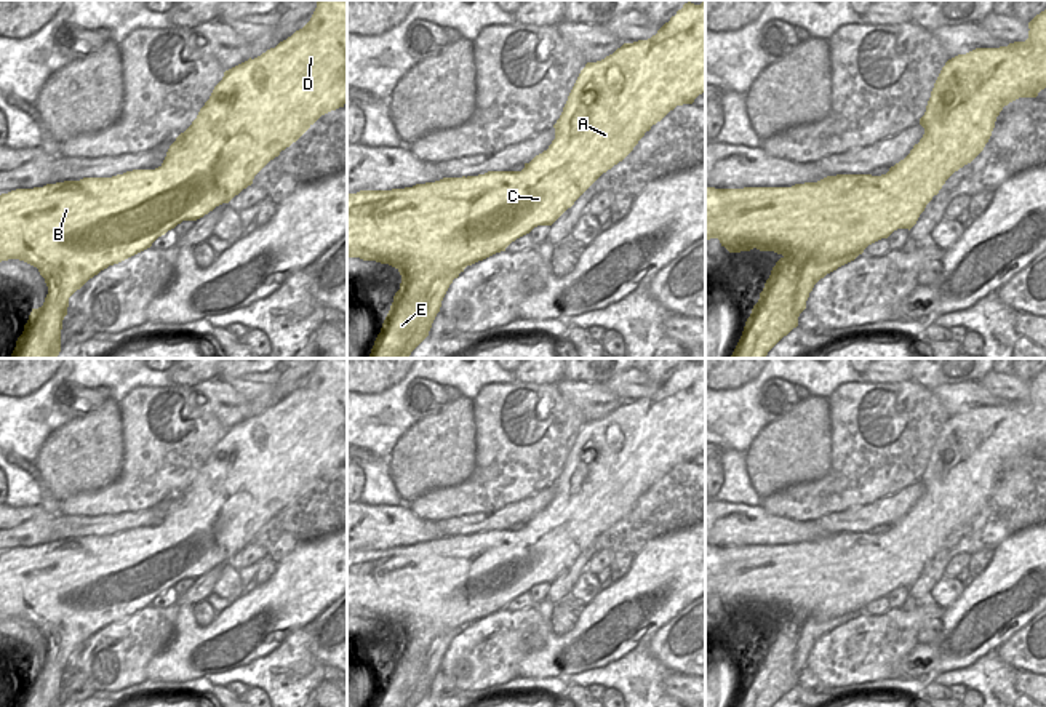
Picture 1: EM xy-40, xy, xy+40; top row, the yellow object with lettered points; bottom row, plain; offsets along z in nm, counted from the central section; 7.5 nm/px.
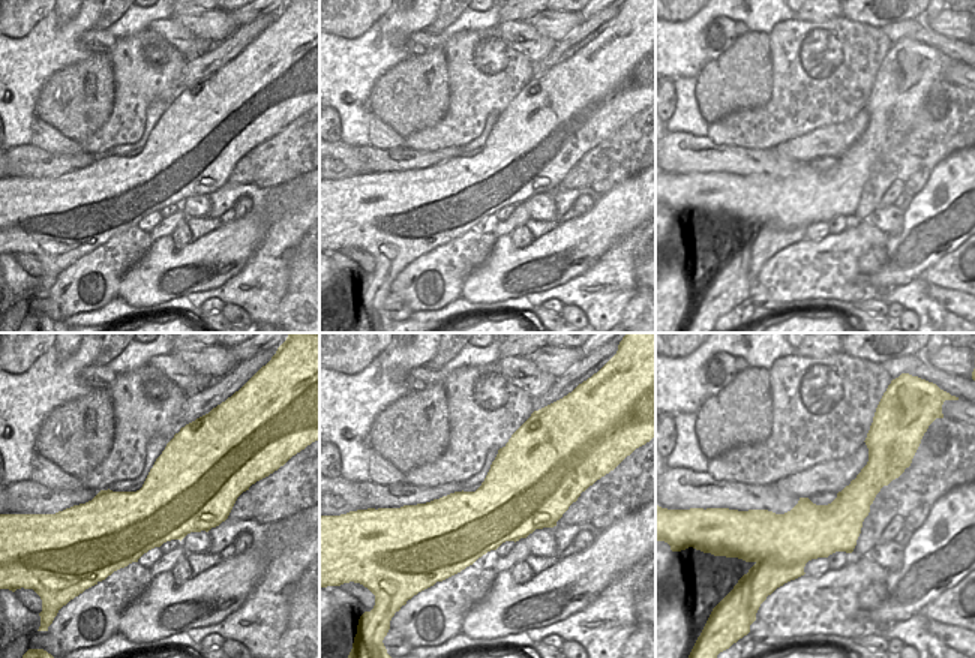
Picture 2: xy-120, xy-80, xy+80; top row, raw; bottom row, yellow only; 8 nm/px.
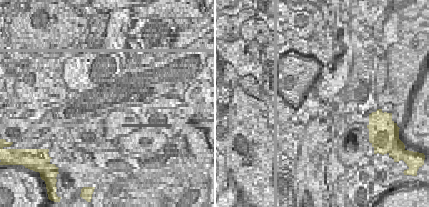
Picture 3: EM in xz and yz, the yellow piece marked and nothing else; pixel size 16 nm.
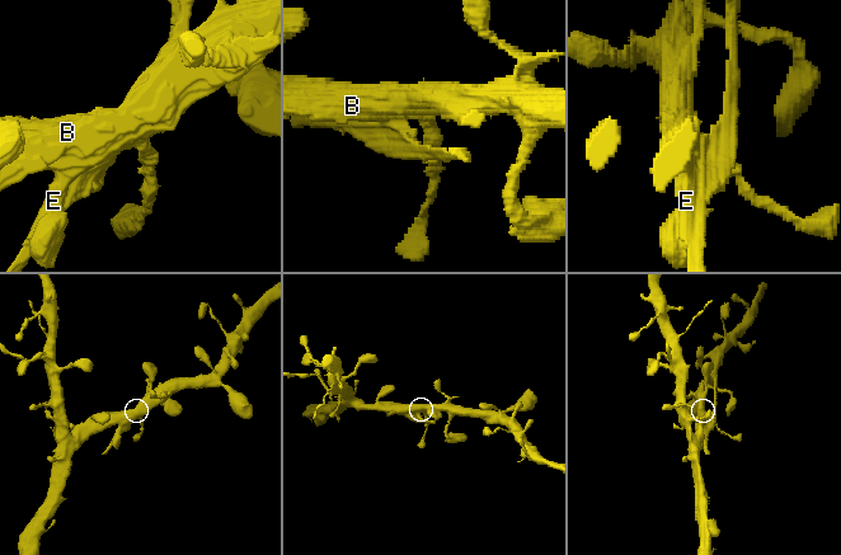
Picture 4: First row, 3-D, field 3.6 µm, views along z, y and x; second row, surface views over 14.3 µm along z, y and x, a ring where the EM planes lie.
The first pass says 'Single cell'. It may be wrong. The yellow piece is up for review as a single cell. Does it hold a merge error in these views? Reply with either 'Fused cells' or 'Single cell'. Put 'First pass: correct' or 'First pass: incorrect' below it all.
Fused cells.
First pass: incorrect

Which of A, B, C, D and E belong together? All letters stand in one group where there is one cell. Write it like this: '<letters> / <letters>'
A B C D / E

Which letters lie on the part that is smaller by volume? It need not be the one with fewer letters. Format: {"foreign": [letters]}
{"foreign": ["E"]}

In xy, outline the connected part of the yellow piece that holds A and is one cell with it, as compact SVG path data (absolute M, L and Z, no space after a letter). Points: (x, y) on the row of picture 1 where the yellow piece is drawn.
M705 0L685 3L648 40L624 43L581 70L547 150L521 171L488 171L443 178L392 190L347 194L347 258L389 264L398 272L419 259L440 266L472 266L537 226L552 226L608 170L622 162L677 106L705 93Z

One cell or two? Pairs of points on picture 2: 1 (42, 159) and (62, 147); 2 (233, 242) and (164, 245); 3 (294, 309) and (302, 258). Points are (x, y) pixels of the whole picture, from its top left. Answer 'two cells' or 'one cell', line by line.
1: two cells
2: one cell
3: one cell

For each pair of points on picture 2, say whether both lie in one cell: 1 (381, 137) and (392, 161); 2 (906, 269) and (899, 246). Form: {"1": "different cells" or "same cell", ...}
{"1": "different cells", "2": "same cell"}

